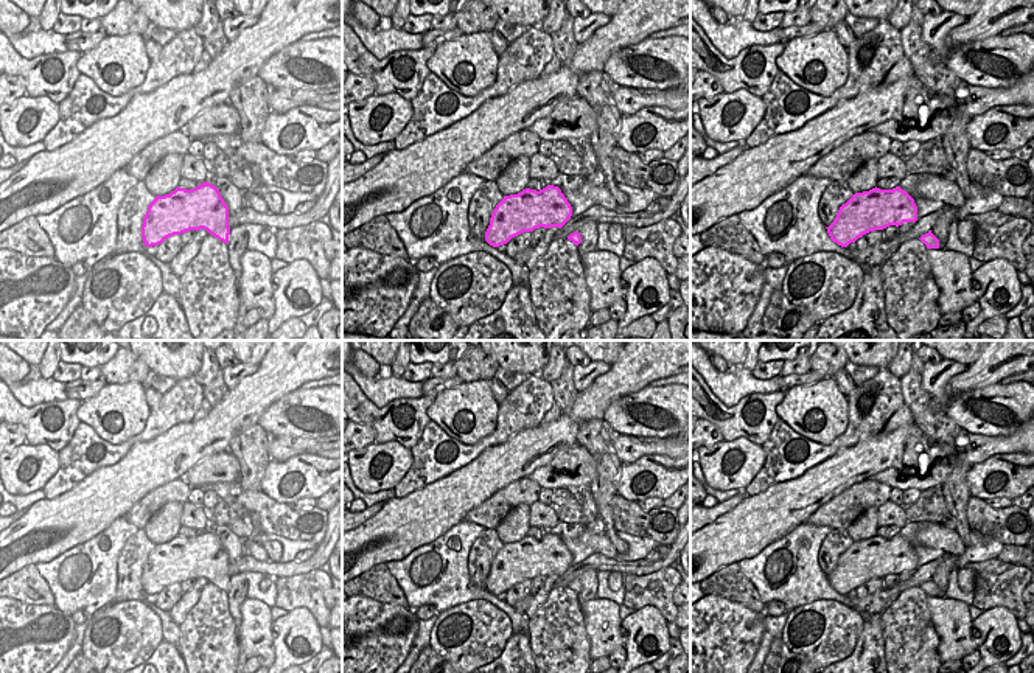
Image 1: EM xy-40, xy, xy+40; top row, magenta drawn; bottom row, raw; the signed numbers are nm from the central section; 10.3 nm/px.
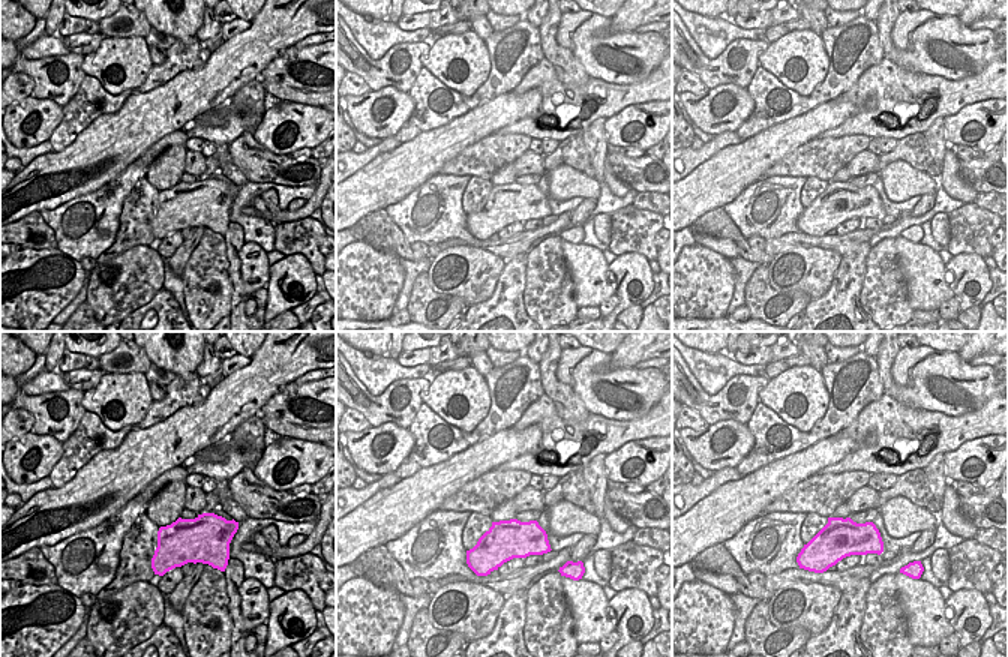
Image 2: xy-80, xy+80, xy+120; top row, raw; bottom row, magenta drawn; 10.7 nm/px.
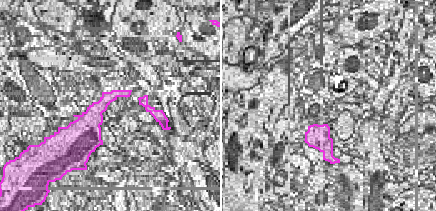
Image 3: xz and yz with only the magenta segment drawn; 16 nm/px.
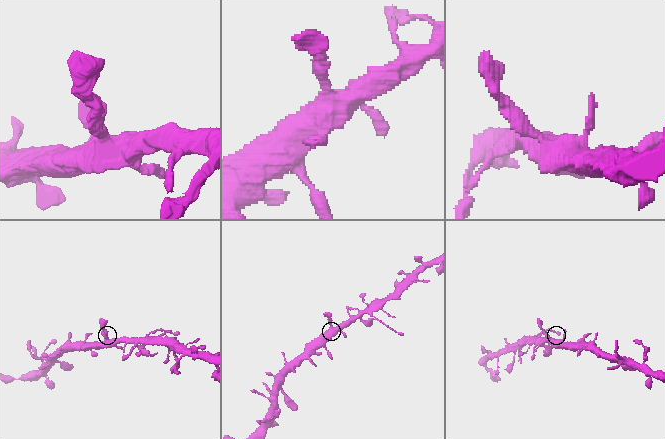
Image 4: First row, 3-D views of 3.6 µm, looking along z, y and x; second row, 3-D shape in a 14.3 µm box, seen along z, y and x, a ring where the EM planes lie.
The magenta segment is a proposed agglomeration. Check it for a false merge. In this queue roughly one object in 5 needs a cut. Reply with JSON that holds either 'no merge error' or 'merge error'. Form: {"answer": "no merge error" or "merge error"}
{"answer": "no merge error"}

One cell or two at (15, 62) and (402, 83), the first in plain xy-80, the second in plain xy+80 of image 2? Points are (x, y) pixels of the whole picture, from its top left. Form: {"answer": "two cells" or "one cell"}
{"answer": "one cell"}

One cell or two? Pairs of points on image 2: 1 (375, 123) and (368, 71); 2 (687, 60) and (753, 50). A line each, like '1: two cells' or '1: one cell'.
1: two cells
2: one cell

